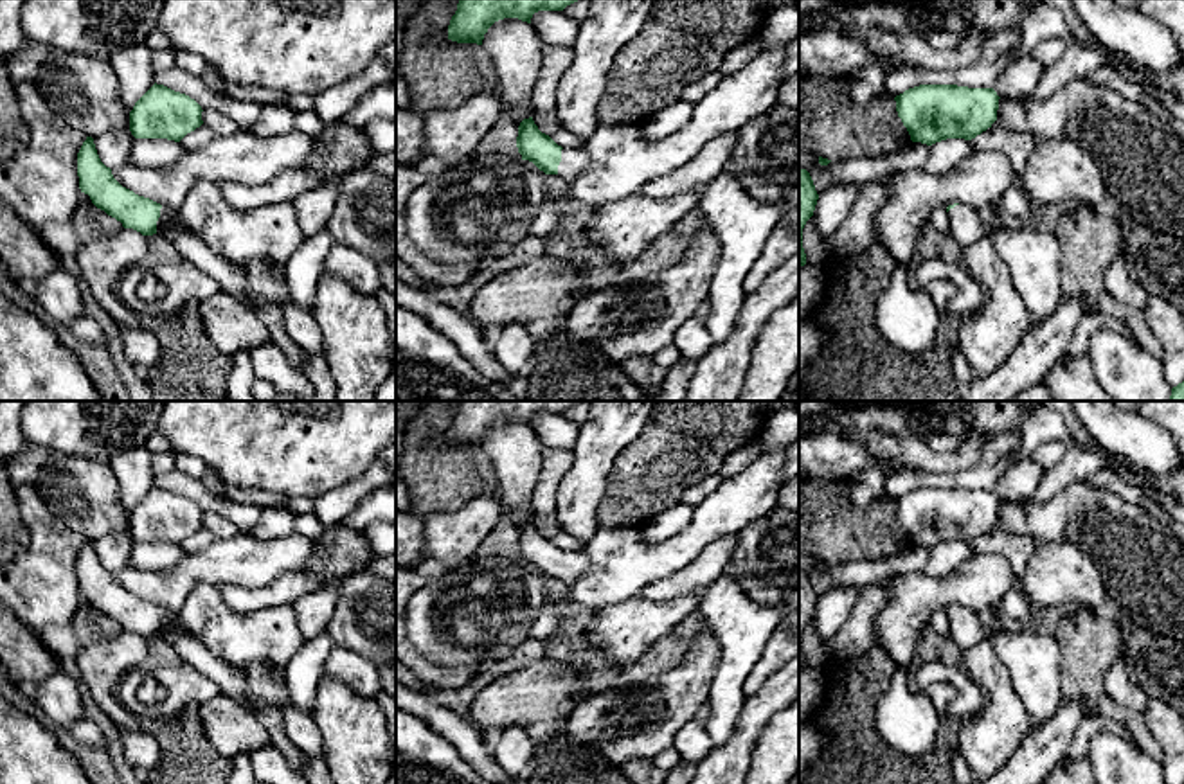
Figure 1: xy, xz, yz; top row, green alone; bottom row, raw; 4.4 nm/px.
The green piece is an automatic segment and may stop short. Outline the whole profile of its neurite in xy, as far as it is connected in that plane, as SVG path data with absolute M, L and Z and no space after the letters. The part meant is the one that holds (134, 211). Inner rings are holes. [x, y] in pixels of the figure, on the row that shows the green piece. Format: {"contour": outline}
{"contour": "M86 137L77 153L77 176L81 192L88 194L97 209L121 221L124 228L133 228L142 236L164 236L169 223L184 223L178 210L122 187L112 169L101 162L92 137Z"}

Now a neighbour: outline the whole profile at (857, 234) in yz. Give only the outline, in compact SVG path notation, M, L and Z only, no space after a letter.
M889 180L860 183L860 194L842 227L826 241L826 254L855 255L878 248L876 214L885 205Z

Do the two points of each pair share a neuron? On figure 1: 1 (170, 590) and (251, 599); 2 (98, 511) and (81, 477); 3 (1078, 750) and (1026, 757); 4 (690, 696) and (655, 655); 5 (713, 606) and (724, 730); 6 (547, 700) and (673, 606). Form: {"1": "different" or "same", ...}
{"1": "different", "2": "same", "3": "different", "4": "different", "5": "same", "6": "different"}

